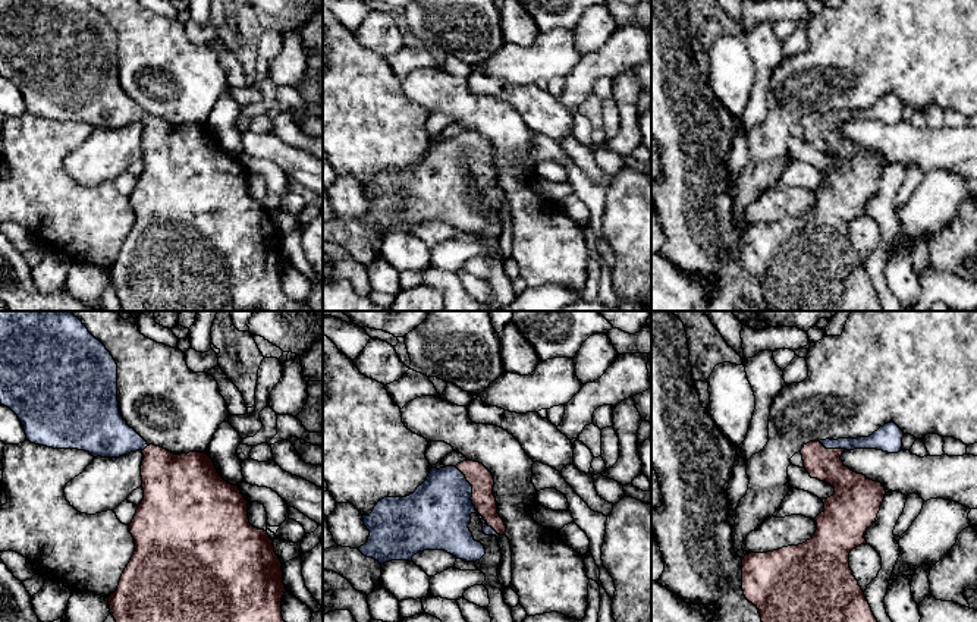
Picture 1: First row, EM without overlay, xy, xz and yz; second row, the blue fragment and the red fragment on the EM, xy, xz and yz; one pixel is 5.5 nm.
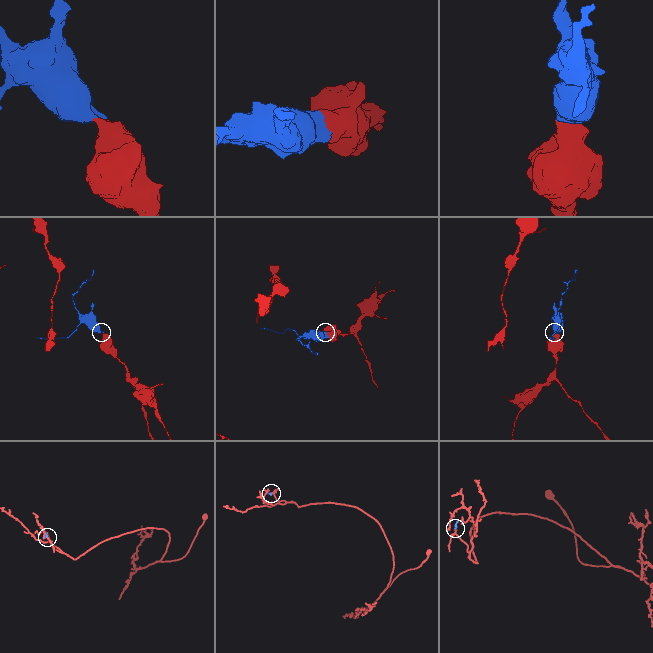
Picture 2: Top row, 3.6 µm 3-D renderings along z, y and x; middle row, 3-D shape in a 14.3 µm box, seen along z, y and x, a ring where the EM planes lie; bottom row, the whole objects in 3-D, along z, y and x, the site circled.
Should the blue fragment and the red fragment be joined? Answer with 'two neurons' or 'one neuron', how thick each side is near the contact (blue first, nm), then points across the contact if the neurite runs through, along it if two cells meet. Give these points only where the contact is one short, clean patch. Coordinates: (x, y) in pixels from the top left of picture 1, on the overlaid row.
one neuron; 360 nm thick on the blue side, 130 nm on the other; runs through xz (436, 517), (458, 495), (471, 495), (481, 480)

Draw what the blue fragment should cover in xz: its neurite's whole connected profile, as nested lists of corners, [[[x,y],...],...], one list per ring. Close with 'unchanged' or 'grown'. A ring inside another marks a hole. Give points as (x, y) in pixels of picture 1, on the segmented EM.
[[[464,461],[456,466],[431,468],[427,480],[406,497],[384,497],[377,502],[370,515],[362,515],[370,537],[358,550],[376,559],[380,565],[390,560],[412,560],[424,550],[444,550],[456,559],[477,562],[486,549],[475,541],[468,525],[471,515],[477,513],[486,535],[505,535],[506,525],[497,513],[493,493],[494,478],[480,462]]]; grown

